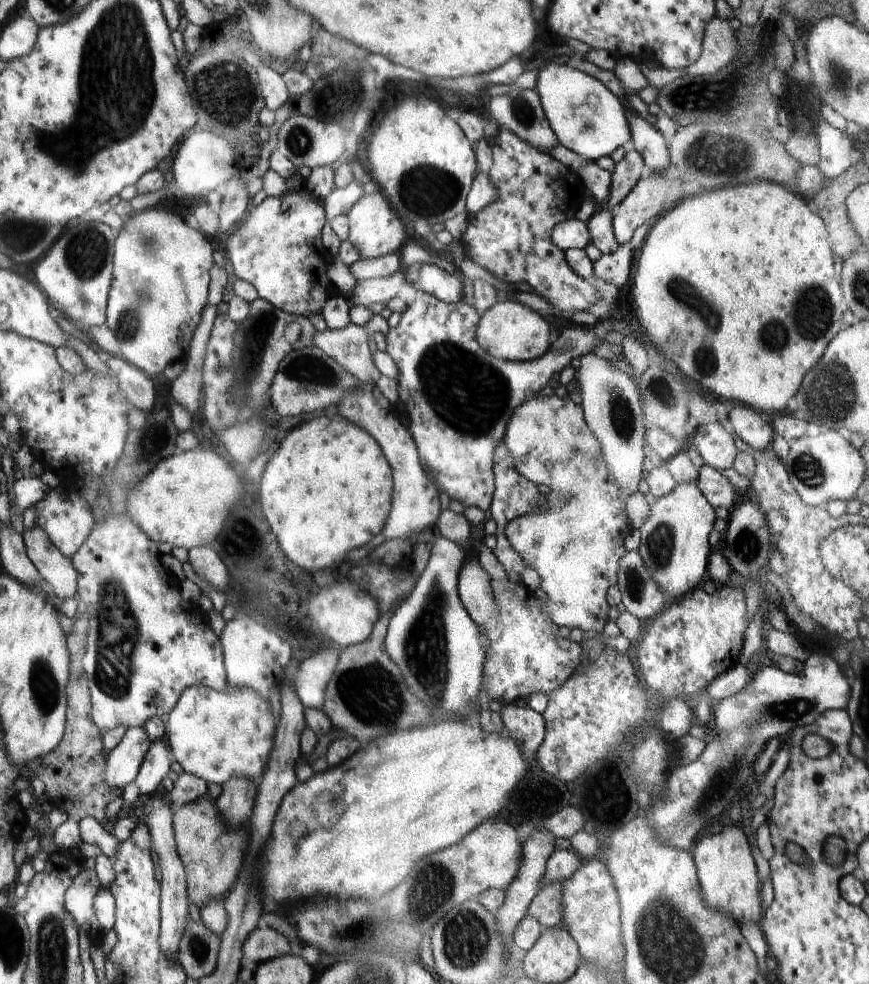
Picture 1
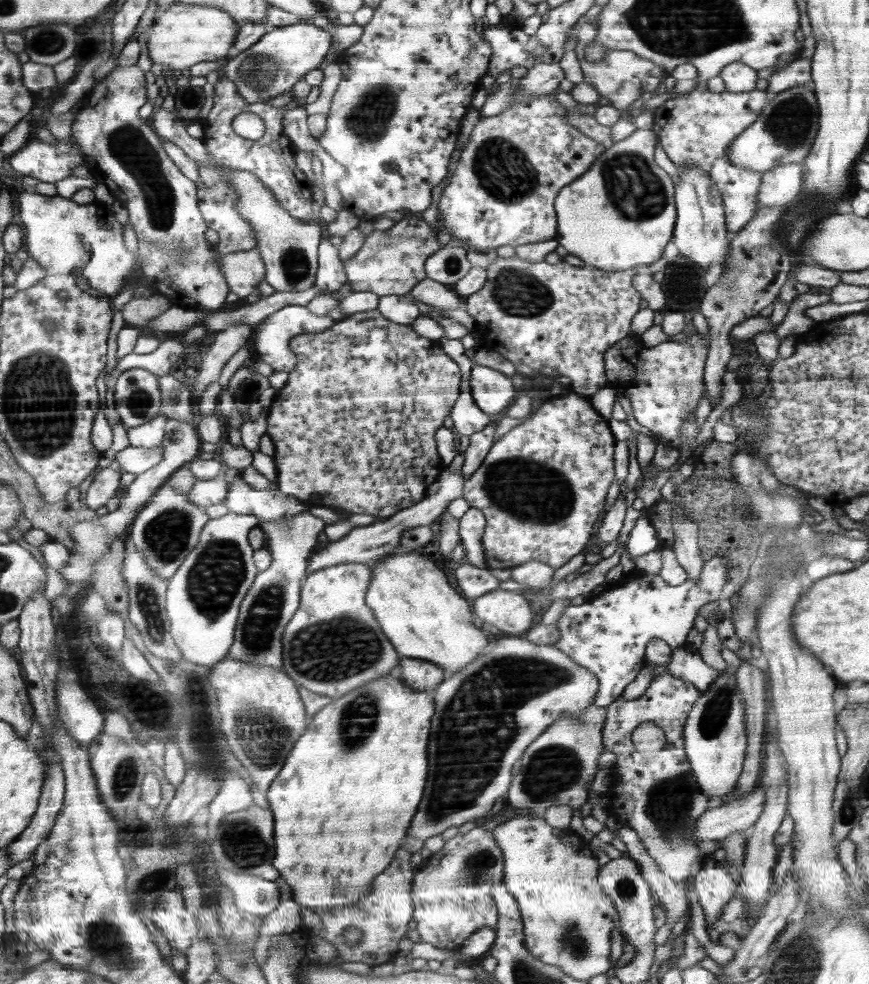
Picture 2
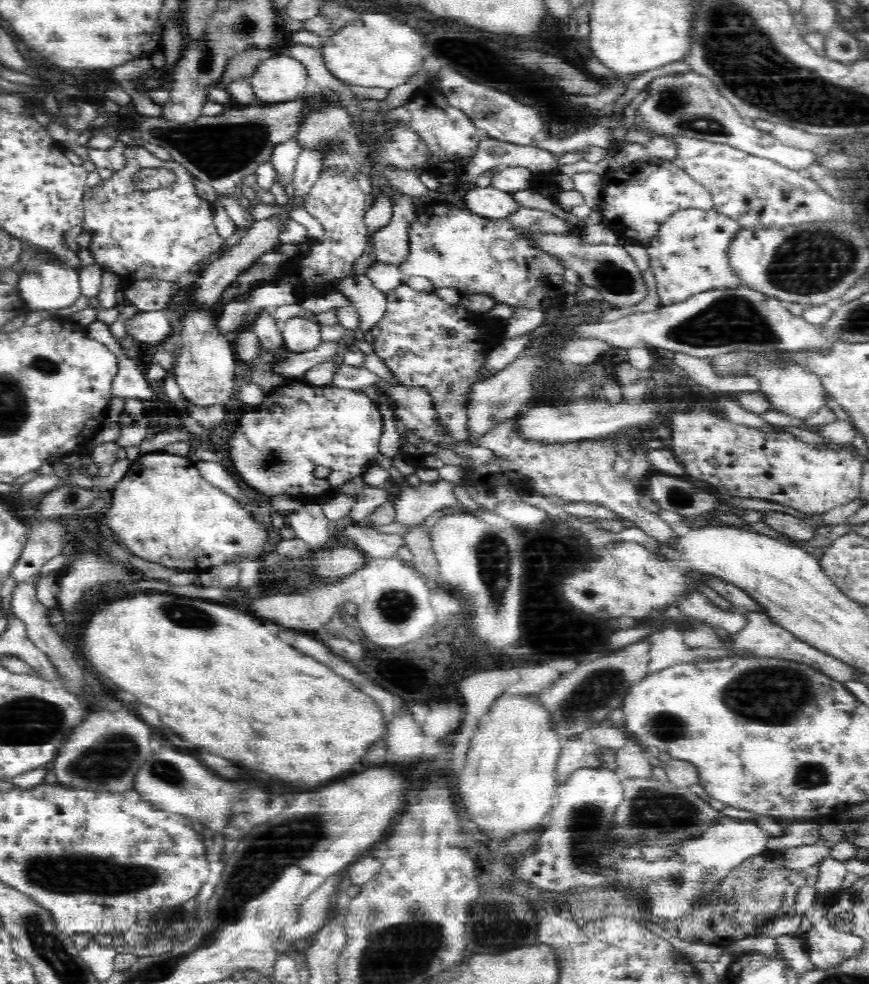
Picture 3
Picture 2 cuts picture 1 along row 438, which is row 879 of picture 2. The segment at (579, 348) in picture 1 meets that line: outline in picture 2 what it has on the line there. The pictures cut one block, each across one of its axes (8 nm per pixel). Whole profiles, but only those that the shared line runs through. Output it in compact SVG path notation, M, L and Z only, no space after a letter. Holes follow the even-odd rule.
M474 828L466 834L458 833L455 838L448 840L442 849L431 855L431 858L420 867L417 879L413 884L413 919L416 922L416 932L423 942L428 942L436 948L456 951L461 944L482 927L496 927L500 913L497 903L493 899L494 886L503 882L505 878L504 853L497 844L492 831L485 828Z

